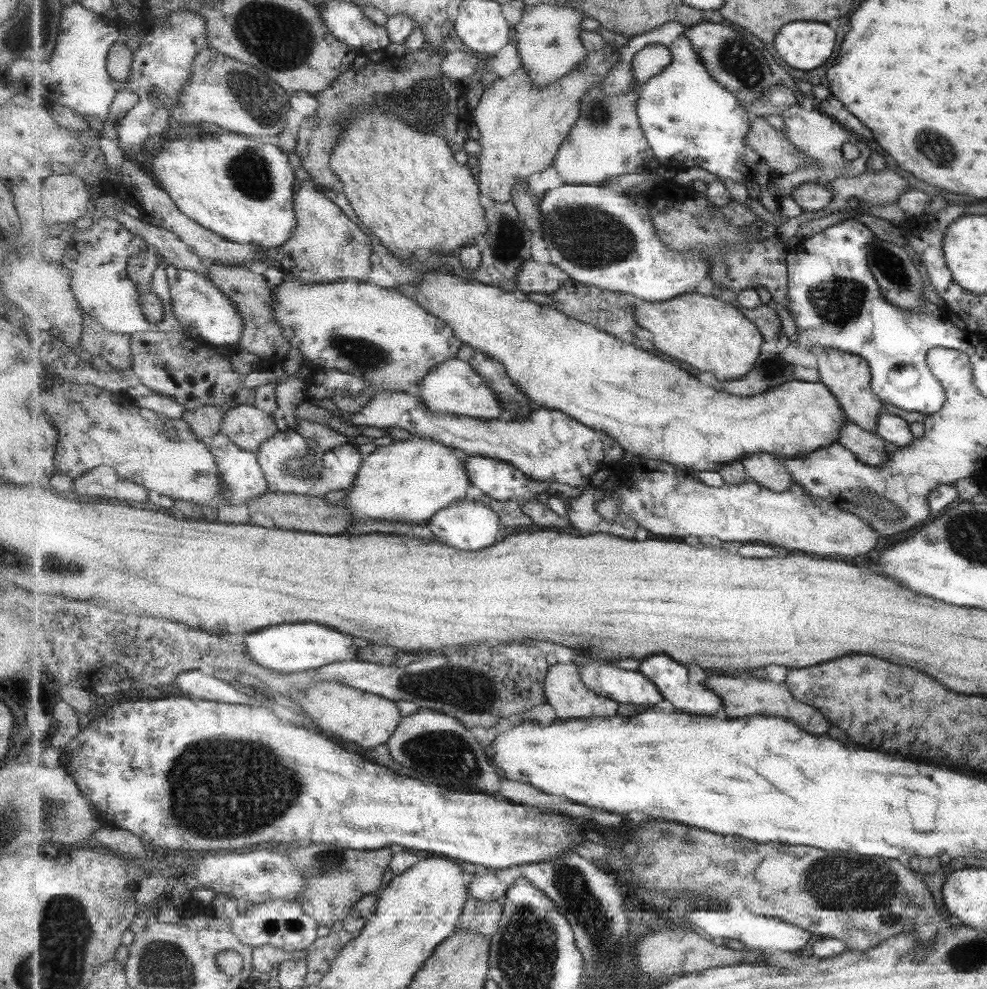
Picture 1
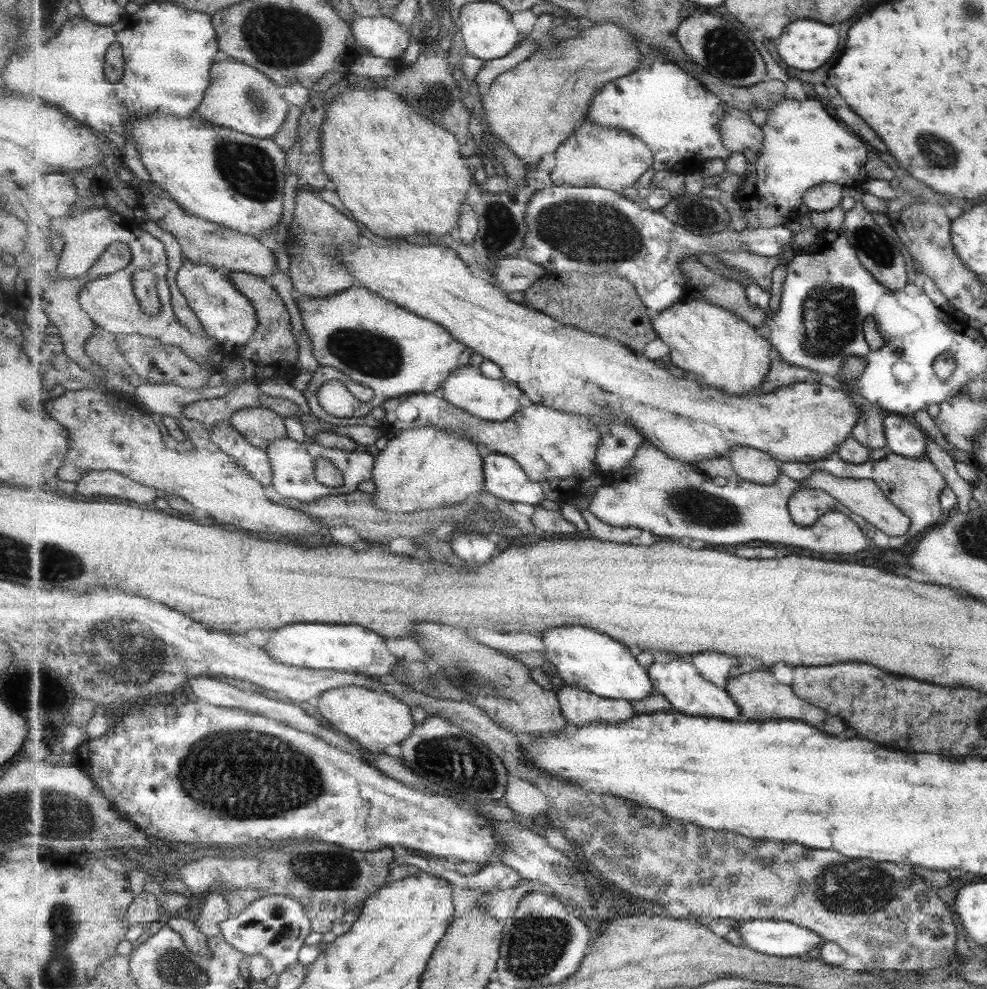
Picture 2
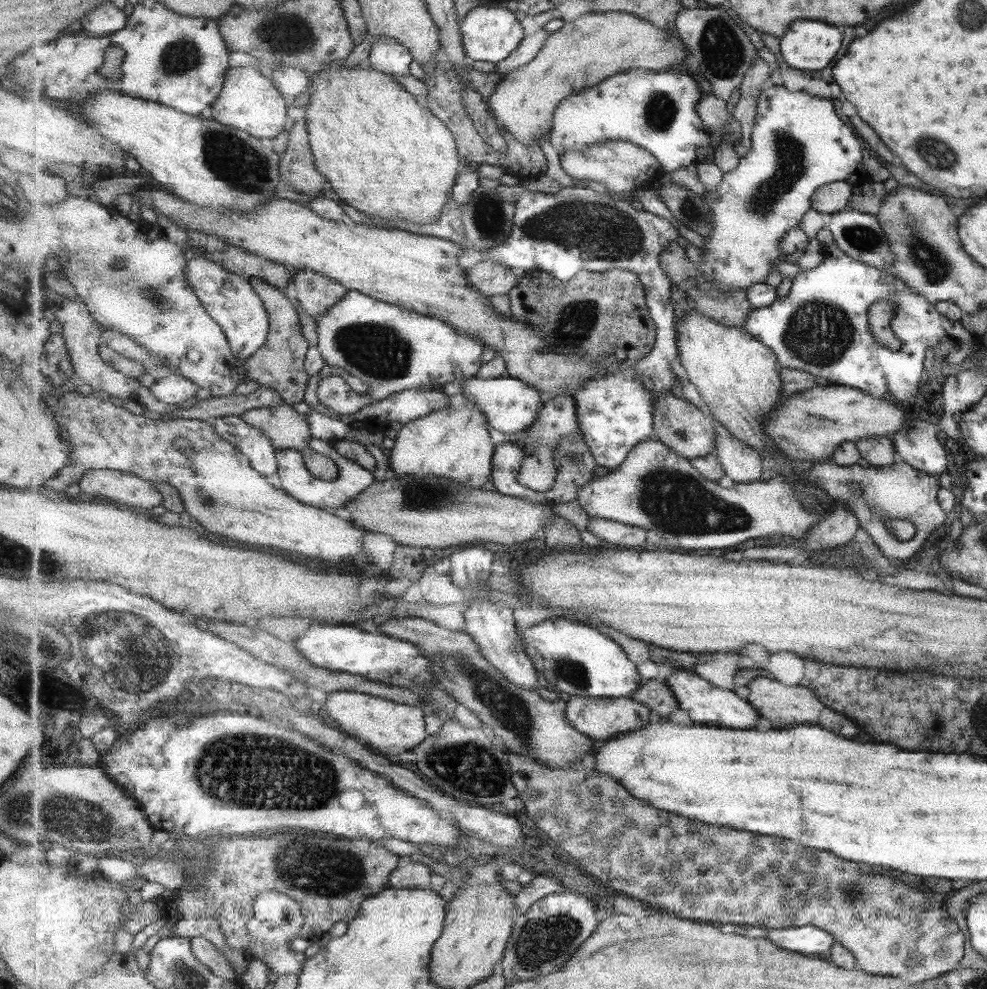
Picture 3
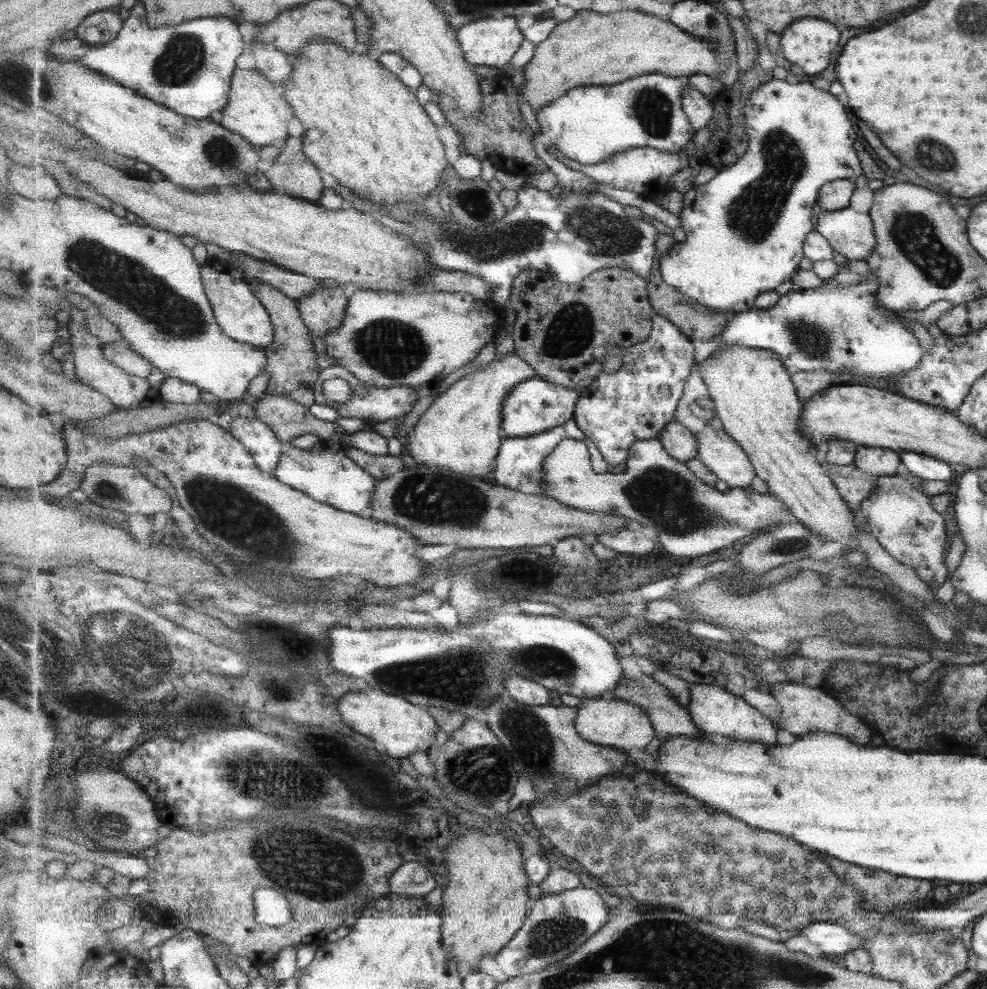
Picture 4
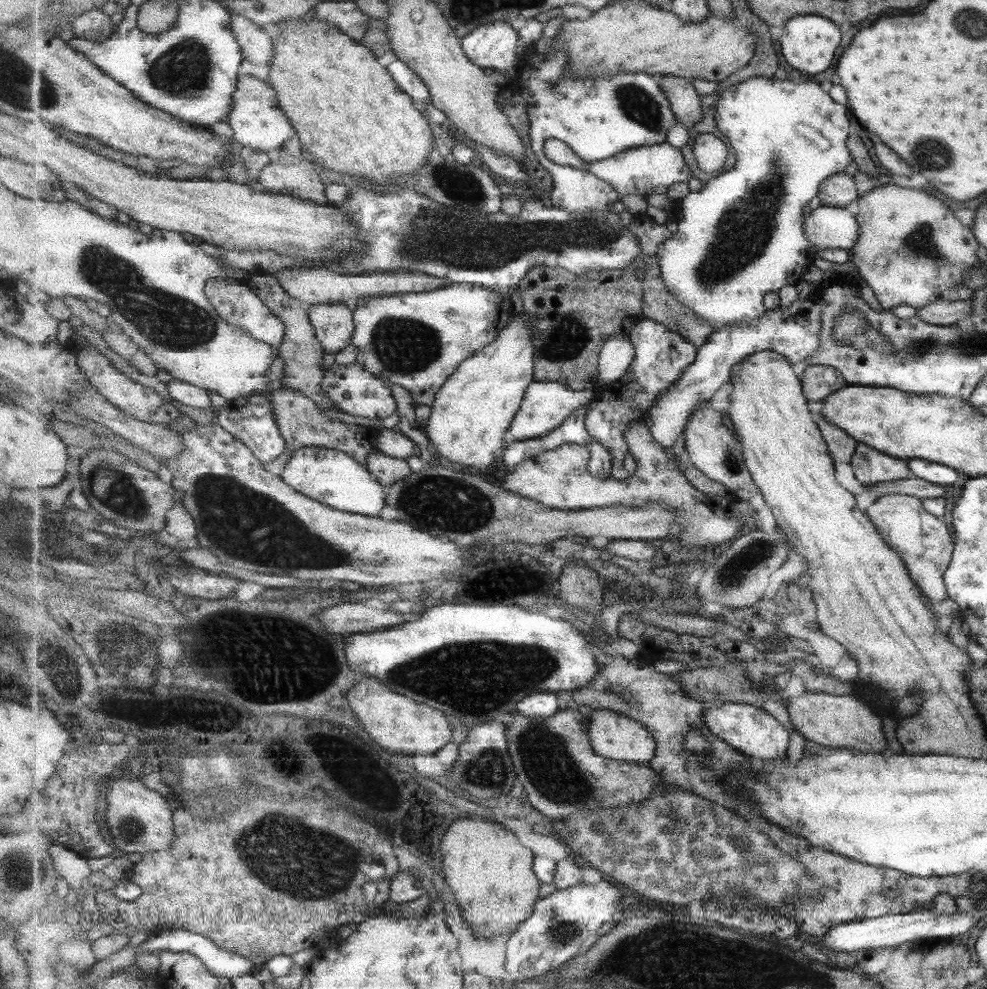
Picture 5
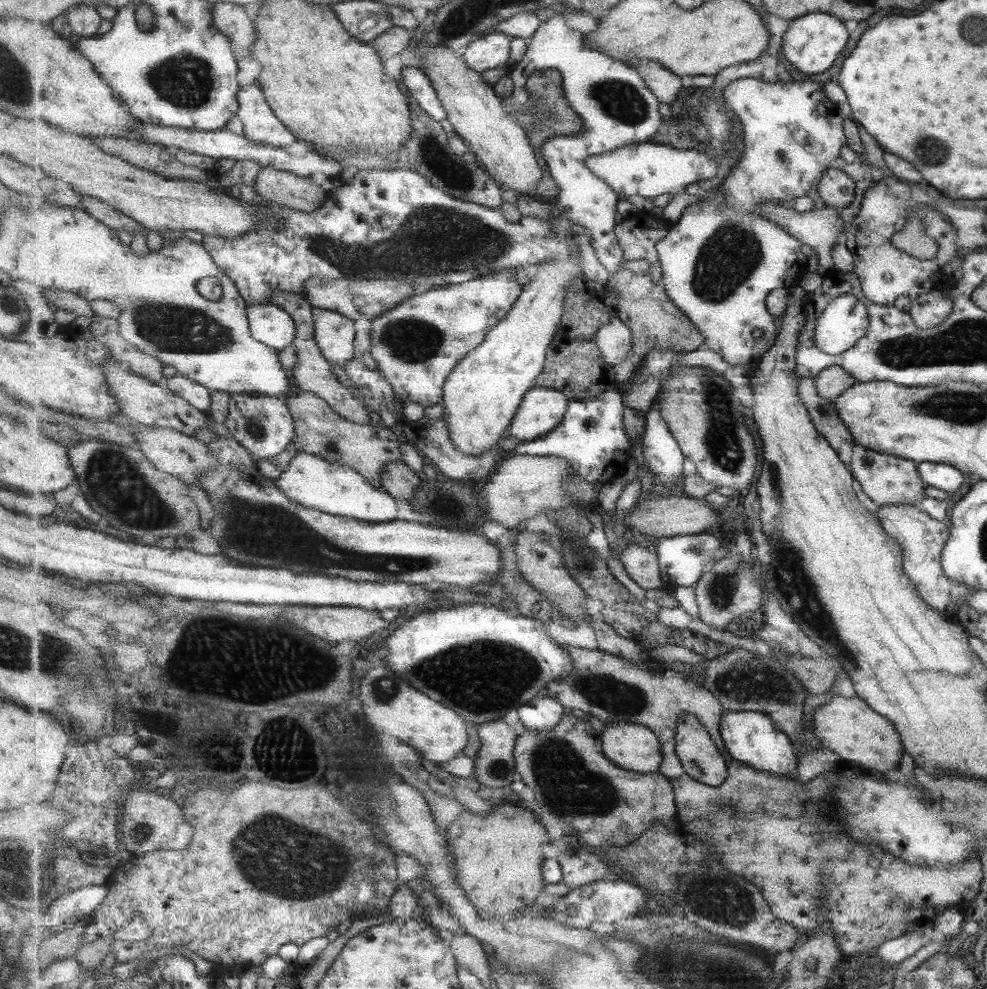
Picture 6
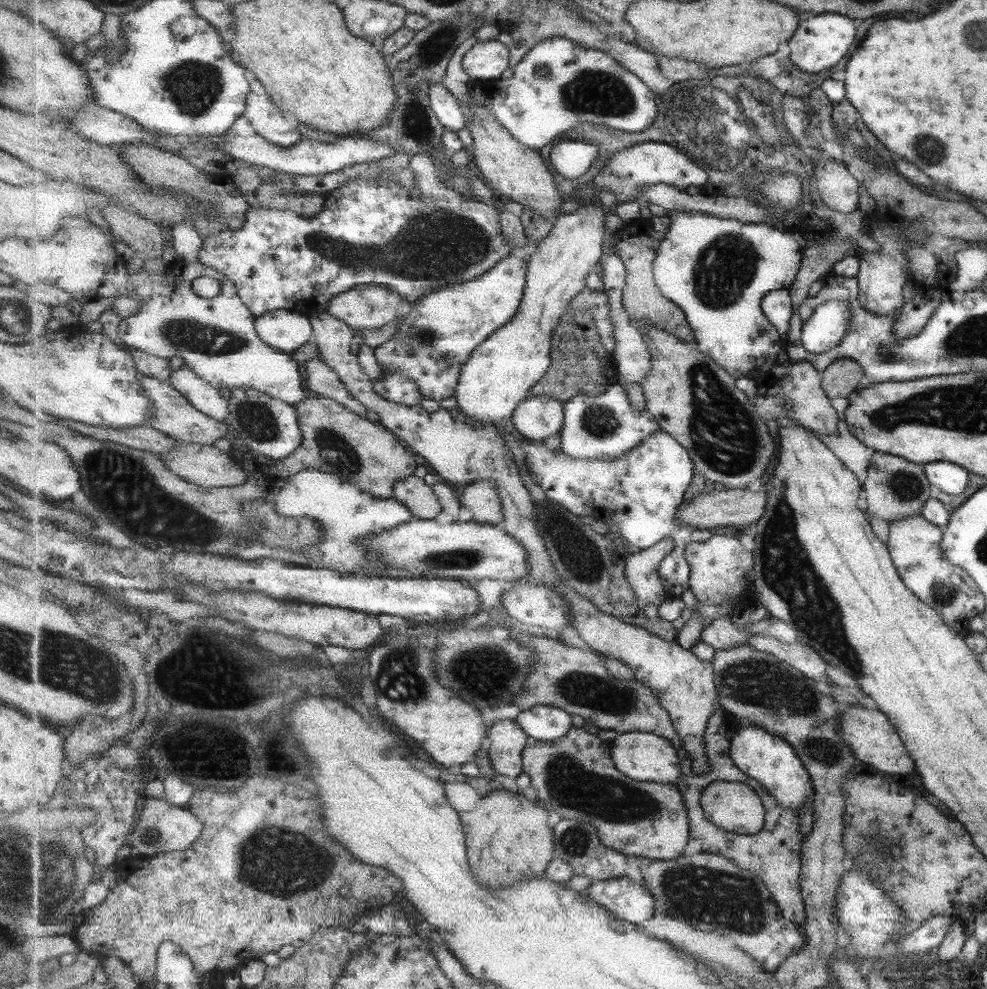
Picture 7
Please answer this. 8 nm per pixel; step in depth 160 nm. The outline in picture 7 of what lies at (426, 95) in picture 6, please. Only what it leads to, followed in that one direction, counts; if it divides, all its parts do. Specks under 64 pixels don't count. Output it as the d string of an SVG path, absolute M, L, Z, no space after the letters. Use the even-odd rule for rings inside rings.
M443 82L430 85L429 99L431 99L431 107L443 126L452 131L465 128L468 119L463 116L463 108L457 98L447 90L447 86Z

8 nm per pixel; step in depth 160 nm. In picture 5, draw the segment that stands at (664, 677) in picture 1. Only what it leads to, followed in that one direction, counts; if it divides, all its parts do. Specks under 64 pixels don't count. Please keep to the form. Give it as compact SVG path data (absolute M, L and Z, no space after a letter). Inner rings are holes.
M724 702L718 707L707 706L704 719L713 734L726 739L745 756L762 758L765 760L779 760L787 758L789 748L789 731L782 722L771 716L765 709L747 703Z

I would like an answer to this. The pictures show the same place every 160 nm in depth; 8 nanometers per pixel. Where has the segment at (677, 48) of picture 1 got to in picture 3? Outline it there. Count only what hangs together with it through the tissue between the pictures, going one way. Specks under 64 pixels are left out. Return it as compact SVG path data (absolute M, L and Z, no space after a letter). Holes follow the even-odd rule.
M633 69L563 100L555 111L550 141L559 156L569 149L583 150L598 142L634 142L651 151L667 177L698 165L699 148L714 139L699 114L701 101L703 93L699 82L687 71Z

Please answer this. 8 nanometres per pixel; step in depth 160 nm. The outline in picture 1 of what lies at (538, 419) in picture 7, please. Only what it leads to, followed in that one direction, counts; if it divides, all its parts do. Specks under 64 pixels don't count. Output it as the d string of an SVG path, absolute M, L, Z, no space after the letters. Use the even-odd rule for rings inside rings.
M453 357L451 360L434 366L419 382L414 391L422 399L422 403L431 412L457 414L479 418L481 420L504 419L504 410L501 401L496 397L496 392L488 386L486 380L471 366Z

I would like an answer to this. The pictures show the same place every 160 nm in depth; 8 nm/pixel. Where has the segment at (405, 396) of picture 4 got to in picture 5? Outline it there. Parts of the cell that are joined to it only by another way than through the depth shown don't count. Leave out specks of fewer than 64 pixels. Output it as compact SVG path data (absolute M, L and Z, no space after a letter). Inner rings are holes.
M358 362L347 366L334 364L326 371L322 389L329 398L334 400L336 408L340 408L347 414L383 420L398 412L398 402L389 383L365 370L364 366Z

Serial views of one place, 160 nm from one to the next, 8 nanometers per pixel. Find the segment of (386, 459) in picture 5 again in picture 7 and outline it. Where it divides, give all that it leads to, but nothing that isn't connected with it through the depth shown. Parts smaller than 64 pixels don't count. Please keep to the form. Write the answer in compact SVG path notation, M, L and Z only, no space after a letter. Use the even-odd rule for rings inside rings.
M415 475L397 480L393 498L405 504L416 519L433 520L443 510L432 486Z

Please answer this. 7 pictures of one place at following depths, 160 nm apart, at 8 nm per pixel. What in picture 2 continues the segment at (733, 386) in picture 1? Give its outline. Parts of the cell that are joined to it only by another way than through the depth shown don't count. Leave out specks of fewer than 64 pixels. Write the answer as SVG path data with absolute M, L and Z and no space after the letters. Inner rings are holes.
M783 358L772 360L771 368L764 378L763 384L760 384L754 393L757 395L766 395L781 387L786 387L798 382L811 382L812 370L800 366L795 366Z

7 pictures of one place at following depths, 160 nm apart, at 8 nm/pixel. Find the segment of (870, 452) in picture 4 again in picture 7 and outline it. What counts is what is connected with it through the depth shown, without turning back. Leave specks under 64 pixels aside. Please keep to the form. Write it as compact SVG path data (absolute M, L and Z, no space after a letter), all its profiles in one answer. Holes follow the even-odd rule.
M873 453L867 463L863 492L867 516L881 519L886 524L913 518L921 514L921 507L929 498L929 485L926 473L917 463L885 453Z

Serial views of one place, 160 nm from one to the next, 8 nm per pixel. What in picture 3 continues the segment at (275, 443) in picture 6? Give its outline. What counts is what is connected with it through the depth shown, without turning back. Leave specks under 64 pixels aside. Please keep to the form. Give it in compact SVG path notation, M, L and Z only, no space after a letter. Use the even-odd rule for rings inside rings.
M241 416L219 417L213 423L217 434L237 446L263 476L277 474L277 458L272 440L247 424Z

